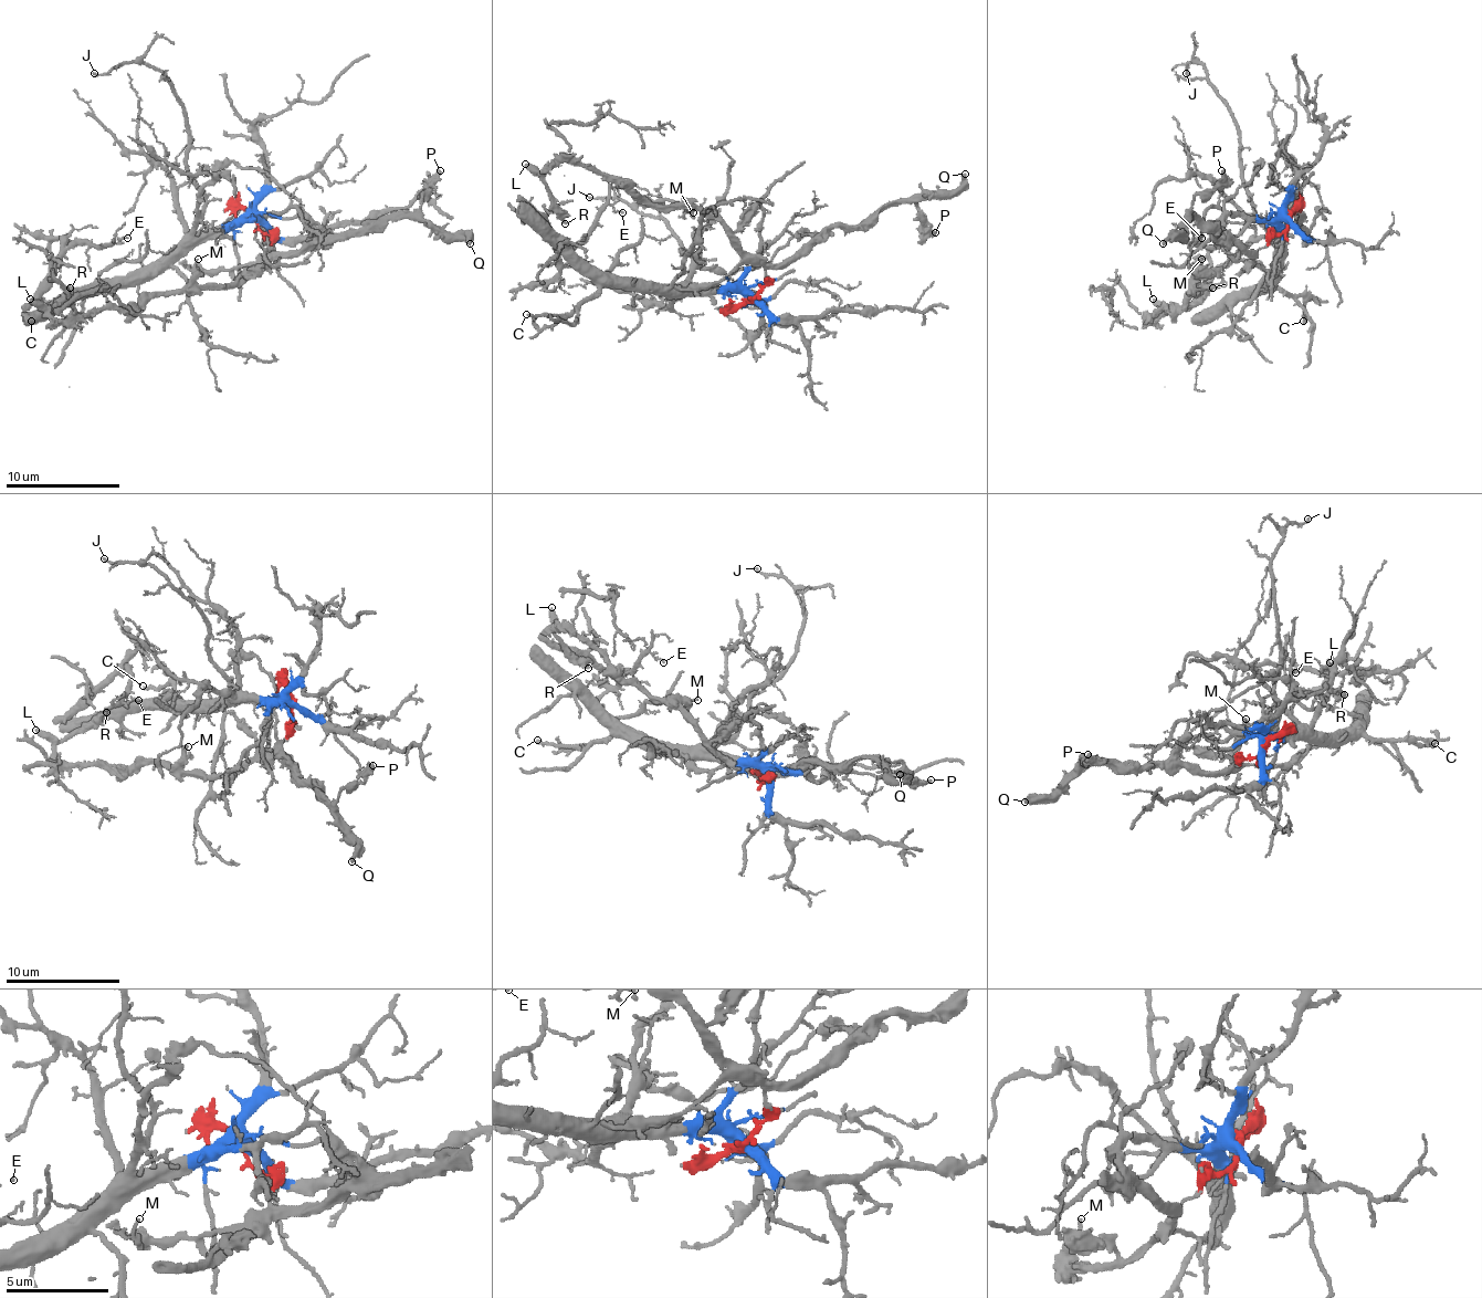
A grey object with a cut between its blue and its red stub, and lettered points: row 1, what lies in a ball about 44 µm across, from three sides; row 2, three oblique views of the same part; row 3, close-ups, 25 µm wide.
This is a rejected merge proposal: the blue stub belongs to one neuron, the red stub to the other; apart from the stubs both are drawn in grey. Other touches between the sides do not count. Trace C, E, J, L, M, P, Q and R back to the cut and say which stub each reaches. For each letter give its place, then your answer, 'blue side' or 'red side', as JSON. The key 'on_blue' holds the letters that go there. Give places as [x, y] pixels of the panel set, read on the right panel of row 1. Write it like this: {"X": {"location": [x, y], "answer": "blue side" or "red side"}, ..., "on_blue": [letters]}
{"C": {"location": [1303, 321], "answer": "blue side"}, "E": {"location": [1201, 238], "answer": "blue side"}, "J": {"location": [1186, 73], "answer": "blue side"}, "L": {"location": [1153, 299], "answer": "red side"}, "M": {"location": [1201, 259], "answer": "red side"}, "P": {"location": [1221, 170], "answer": "red side"}, "Q": {"location": [1163, 243], "answer": "red side"}, "R": {"location": [1212, 288], "answer": "red side"}, "on_blue": ["C", "E", "J"]}

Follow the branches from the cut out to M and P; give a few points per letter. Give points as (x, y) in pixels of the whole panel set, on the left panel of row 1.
M: (256, 218), (265, 232), (269, 252), (237, 281), (200, 284), (197, 259)
P: (256, 218), (274, 252), (328, 244), (337, 236), (366, 236), (397, 212), (414, 212), (423, 192), (440, 169)

